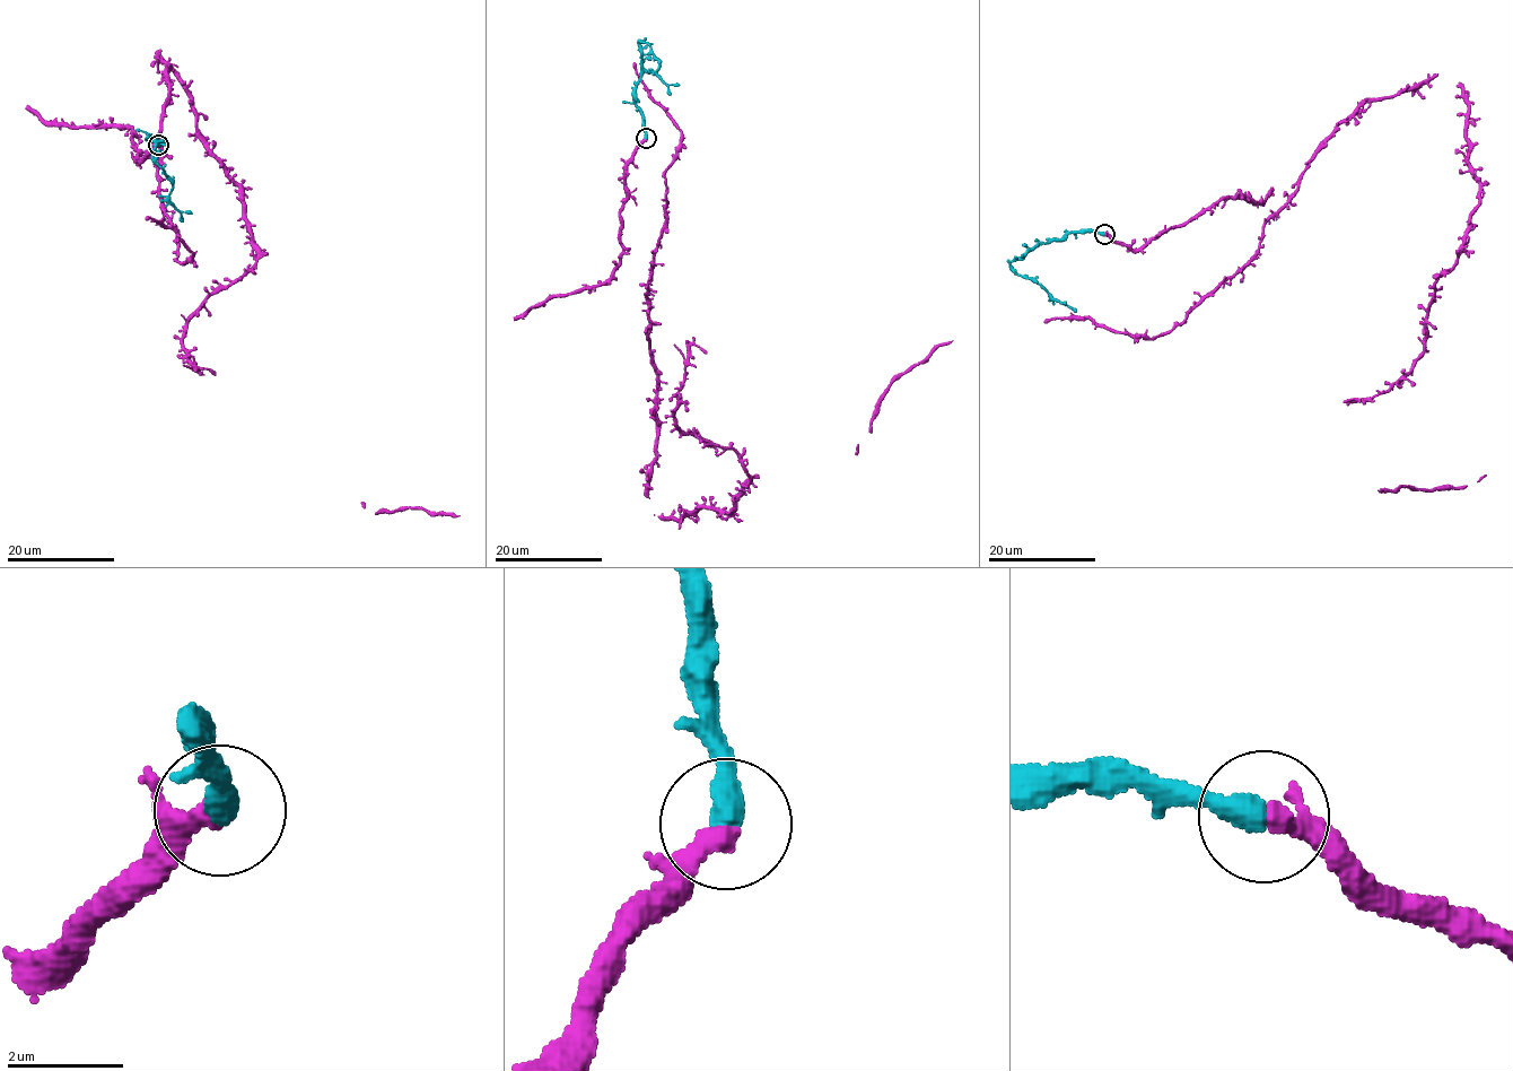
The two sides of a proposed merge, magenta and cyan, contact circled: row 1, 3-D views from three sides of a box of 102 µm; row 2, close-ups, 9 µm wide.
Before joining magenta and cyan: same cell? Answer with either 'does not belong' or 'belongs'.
belongs

